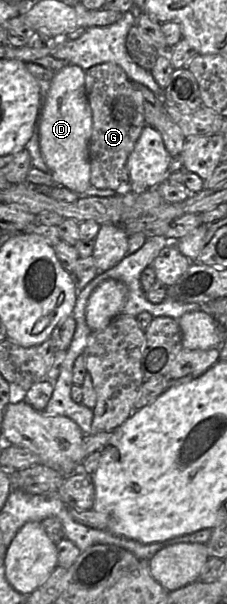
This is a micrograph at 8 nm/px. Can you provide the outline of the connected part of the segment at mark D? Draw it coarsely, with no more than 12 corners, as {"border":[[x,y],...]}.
{"border":[[85,70],[55,73],[39,117],[55,185],[90,186]]}

